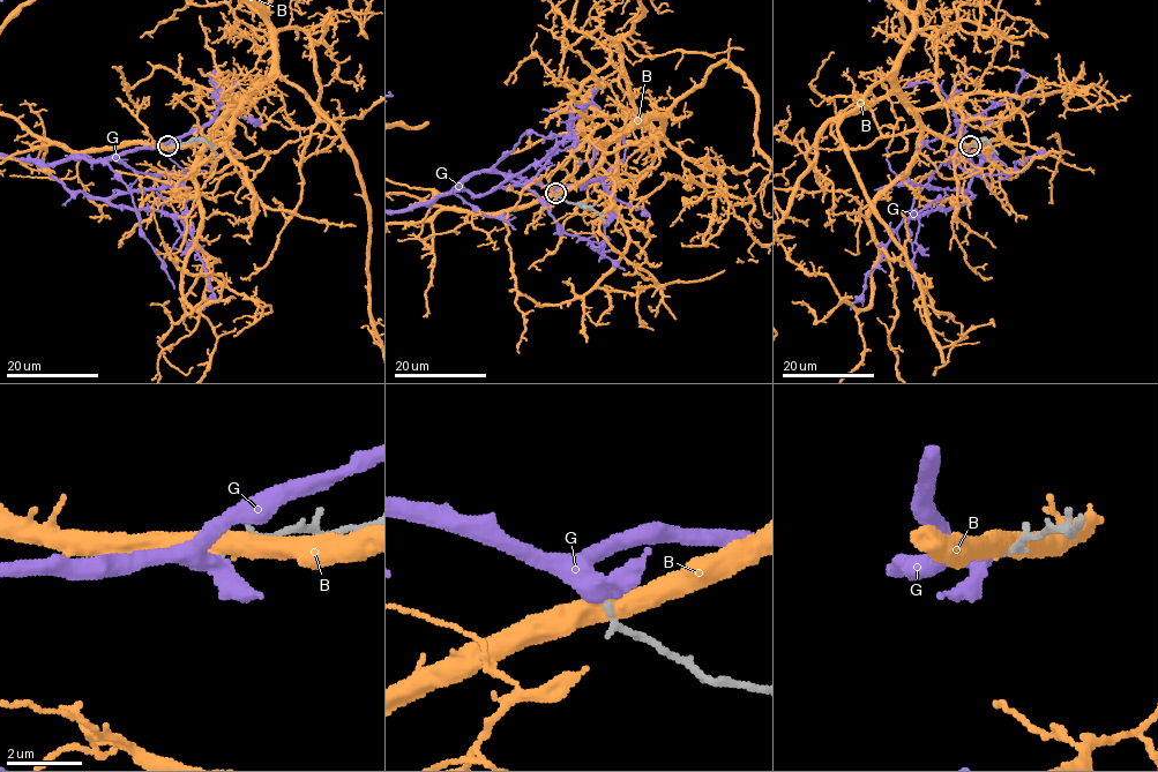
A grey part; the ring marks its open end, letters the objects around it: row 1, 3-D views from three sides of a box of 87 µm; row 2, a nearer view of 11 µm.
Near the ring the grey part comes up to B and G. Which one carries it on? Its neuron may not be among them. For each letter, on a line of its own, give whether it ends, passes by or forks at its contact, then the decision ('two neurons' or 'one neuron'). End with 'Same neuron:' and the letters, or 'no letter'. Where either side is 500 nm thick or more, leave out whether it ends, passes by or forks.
B: two neurons
G: it passes by; one neuron
Same neuron: G

